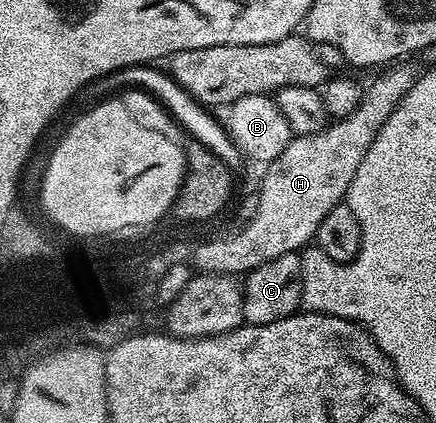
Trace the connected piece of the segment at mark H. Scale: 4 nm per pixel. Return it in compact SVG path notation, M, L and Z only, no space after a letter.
M403 65L388 66L380 79L366 84L361 105L349 117L332 122L312 135L294 136L289 146L272 163L266 164L255 216L232 239L196 246L193 251L196 272L243 277L253 268L265 265L265 261L273 261L273 257L303 251L314 240L321 221L325 221L325 213L346 200L353 177L361 161L373 150L385 121L389 121L397 105L413 89L417 71L399 66Z

